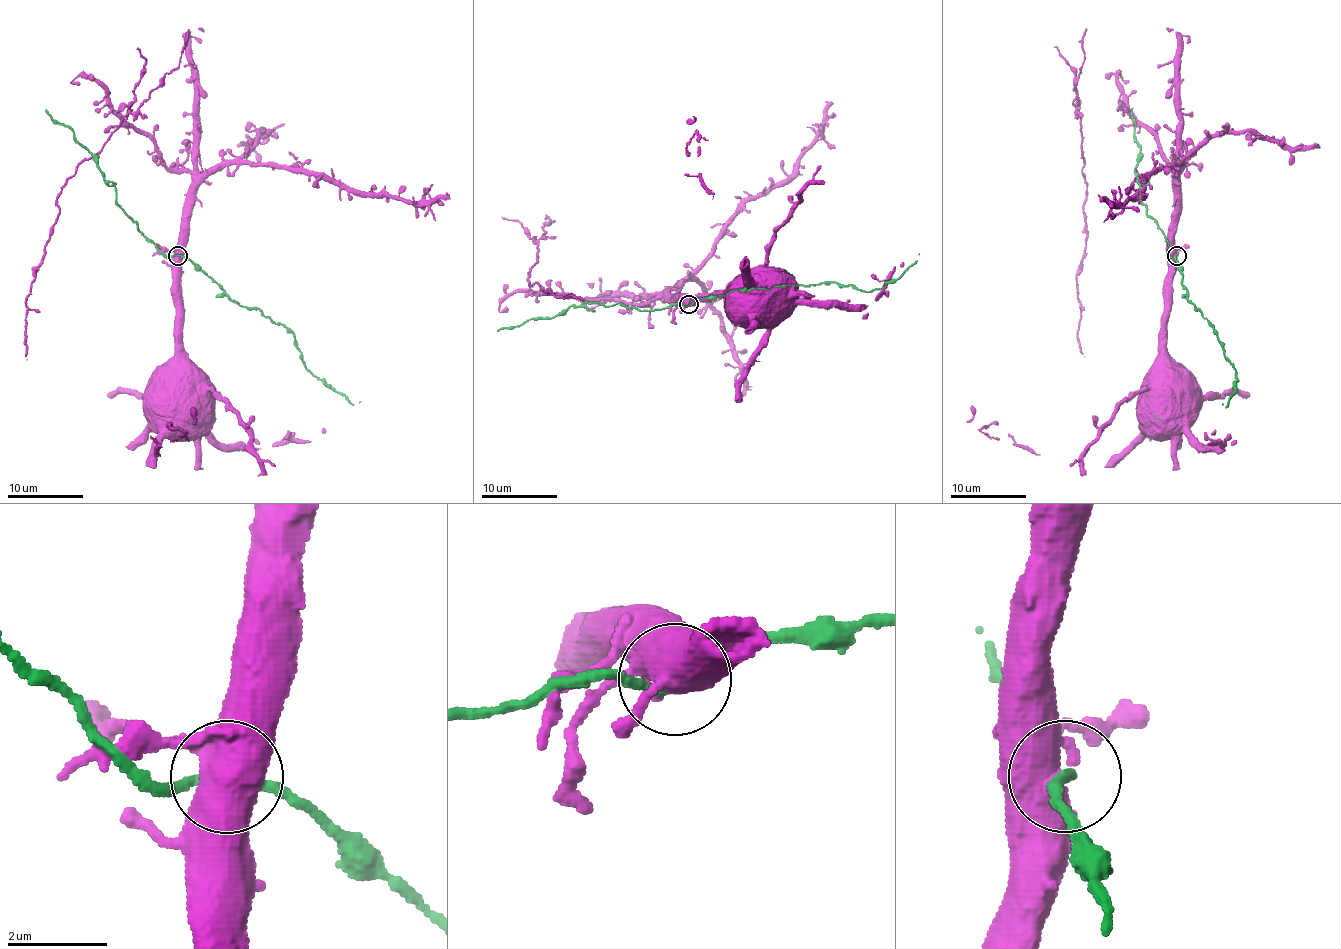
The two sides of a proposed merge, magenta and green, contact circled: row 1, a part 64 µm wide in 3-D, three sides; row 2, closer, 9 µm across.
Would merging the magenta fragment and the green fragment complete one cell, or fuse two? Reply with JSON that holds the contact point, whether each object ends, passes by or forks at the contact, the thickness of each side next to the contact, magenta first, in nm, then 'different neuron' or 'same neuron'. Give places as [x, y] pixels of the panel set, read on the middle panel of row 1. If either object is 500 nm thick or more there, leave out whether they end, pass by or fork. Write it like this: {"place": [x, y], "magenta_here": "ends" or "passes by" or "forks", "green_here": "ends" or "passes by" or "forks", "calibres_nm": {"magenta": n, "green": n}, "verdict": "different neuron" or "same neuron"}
{"place": [688, 304], "calibres_nm": {"magenta": 550, "green": 170}, "verdict": "same neuron"}

